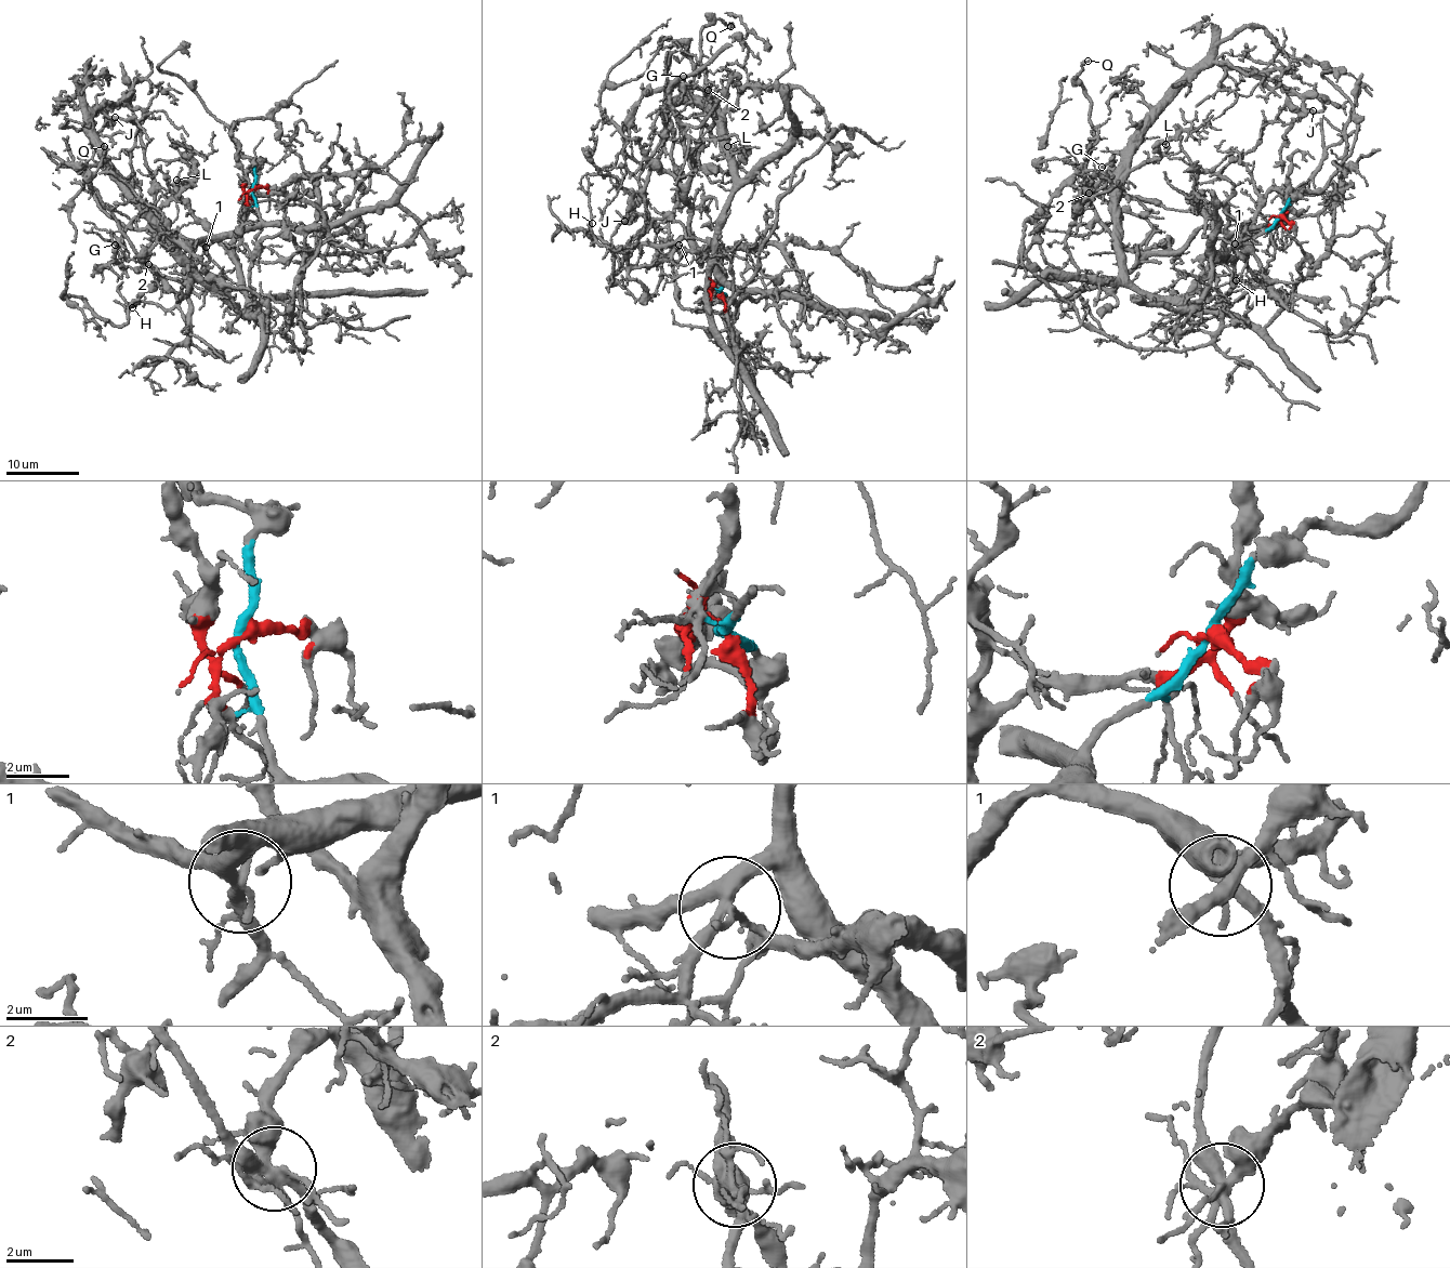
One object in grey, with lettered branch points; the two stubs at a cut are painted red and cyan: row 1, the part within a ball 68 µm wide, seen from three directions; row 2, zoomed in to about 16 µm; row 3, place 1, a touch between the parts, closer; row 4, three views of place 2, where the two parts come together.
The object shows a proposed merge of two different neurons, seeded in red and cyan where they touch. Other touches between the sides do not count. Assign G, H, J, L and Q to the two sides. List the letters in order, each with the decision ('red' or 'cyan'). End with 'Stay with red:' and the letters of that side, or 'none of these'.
G: red
H: cyan
J: red
L: red
Q: cyan
Stay with red: G, J, L

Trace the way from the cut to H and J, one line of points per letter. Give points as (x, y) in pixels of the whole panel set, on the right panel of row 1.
H: (1280, 215), (1254, 239), (1228, 237), (1260, 280), (1243, 296), (1251, 287), (1235, 279)
J: (1280, 215), (1241, 226), (1180, 296), (1128, 278), (1115, 212), (1150, 119), (1203, 68), (1273, 79), (1314, 110)

